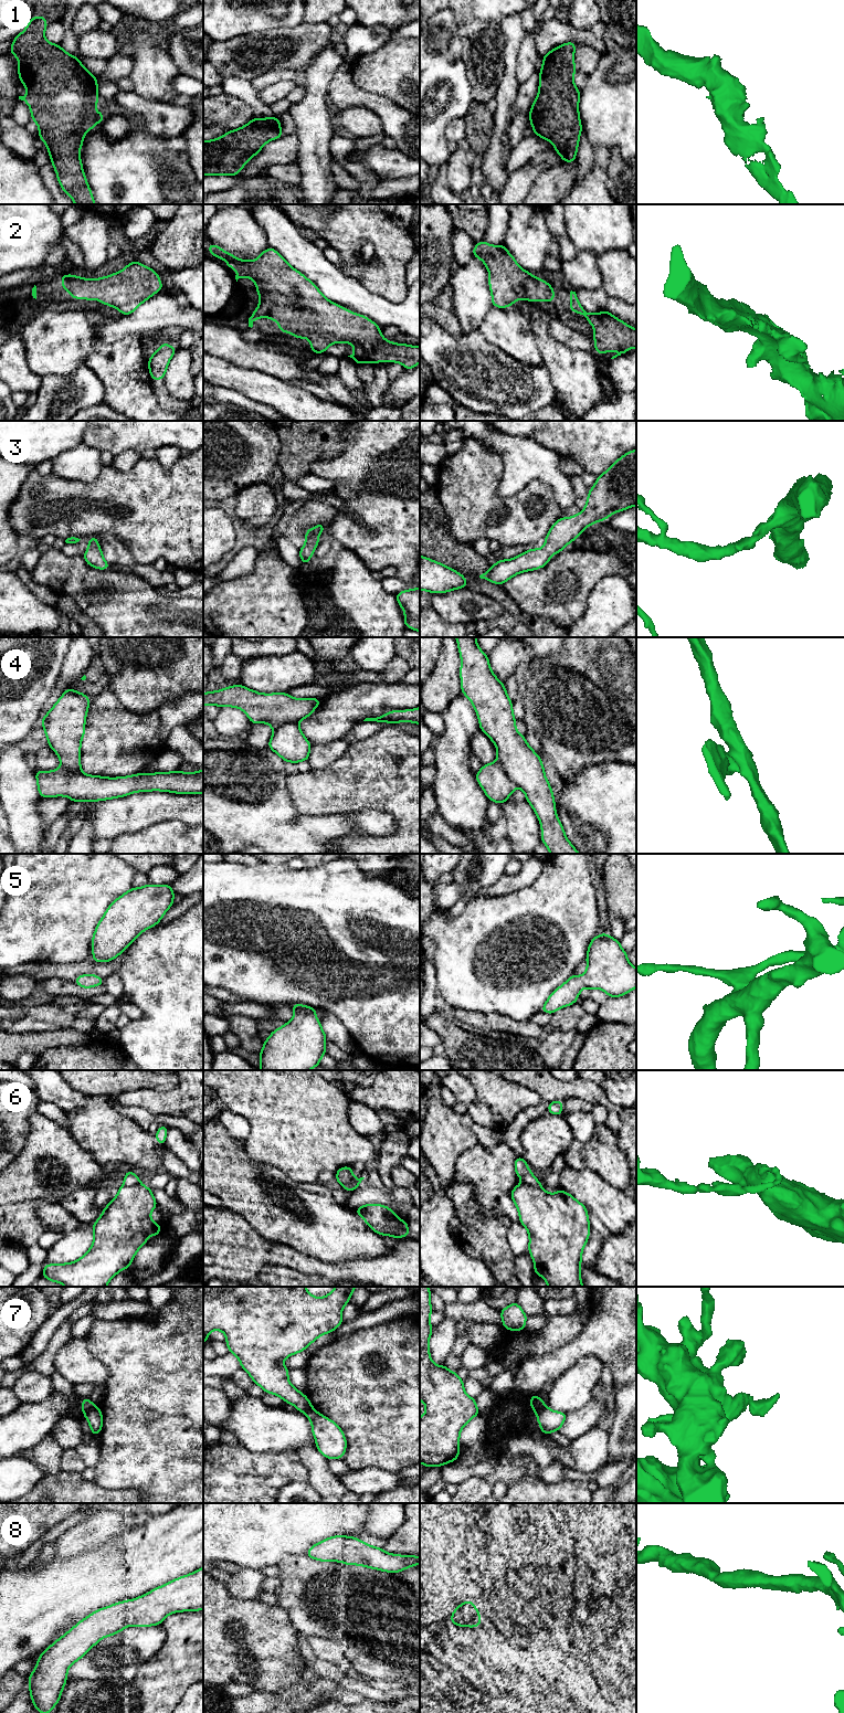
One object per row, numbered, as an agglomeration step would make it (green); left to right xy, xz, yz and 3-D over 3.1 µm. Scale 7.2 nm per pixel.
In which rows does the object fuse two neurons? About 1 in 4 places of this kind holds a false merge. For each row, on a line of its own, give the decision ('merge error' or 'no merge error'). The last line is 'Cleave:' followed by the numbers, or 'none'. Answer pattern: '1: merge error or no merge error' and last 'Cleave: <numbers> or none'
1: no merge error
2: no merge error
3: no merge error
4: merge error
5: no merge error
6: merge error
7: merge error
8: no merge error
Cleave: 4, 6, 7

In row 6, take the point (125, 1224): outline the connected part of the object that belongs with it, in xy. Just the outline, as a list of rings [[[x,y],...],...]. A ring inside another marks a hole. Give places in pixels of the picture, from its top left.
[[[140,1183],[131,1186],[122,1185],[116,1197],[110,1199],[99,1218],[92,1225],[94,1239],[89,1250],[73,1262],[44,1265],[41,1277],[65,1287],[106,1287],[124,1268],[130,1270],[136,1252],[147,1244],[147,1238],[160,1234],[162,1225],[150,1219],[150,1213],[157,1205],[150,1187]]]

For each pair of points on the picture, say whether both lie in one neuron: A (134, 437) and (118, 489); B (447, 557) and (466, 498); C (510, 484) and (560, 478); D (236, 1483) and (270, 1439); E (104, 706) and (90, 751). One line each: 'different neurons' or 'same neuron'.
A: different neurons
B: different neurons
C: same neuron
D: different neurons
E: same neuron

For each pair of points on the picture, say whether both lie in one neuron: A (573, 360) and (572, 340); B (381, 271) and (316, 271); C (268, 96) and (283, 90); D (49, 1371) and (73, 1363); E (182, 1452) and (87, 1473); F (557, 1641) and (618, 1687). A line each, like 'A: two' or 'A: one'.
A: two
B: two
C: one
D: two
E: two
F: two

